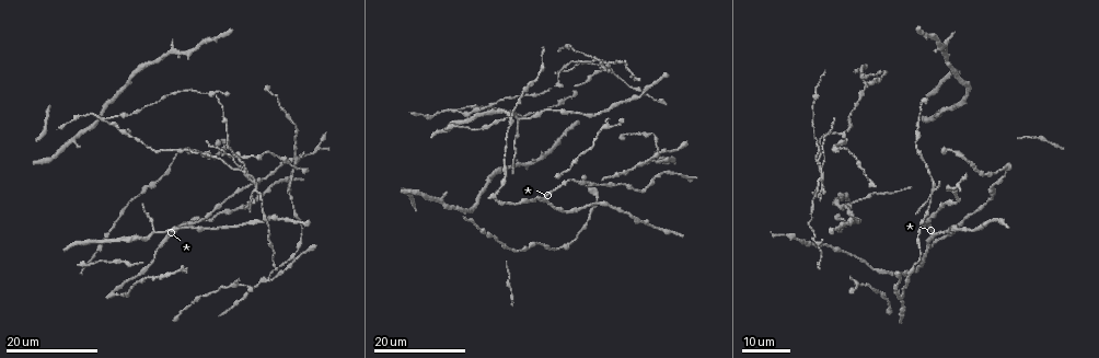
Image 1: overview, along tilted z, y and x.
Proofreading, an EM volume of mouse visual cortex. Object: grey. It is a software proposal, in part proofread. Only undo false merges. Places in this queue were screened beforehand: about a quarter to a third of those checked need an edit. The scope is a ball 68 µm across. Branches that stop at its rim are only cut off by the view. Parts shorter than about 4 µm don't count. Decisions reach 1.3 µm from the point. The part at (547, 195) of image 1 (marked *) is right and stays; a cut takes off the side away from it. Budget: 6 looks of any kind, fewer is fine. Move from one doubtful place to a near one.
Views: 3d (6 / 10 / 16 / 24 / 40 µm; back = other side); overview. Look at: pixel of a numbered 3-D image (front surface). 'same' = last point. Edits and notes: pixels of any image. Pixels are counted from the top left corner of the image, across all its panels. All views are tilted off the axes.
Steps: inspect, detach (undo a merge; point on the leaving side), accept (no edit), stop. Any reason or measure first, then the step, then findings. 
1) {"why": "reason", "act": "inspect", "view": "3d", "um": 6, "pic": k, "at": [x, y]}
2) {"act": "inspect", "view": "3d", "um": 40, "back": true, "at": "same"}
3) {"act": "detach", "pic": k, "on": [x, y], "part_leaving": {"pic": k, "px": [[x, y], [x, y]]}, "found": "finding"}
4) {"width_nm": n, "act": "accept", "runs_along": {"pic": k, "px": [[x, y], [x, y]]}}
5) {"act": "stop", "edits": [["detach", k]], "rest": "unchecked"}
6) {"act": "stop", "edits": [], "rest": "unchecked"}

{"why": "three arms meet", "act": "inspect", "view": "3d", "um": 24, "pic": 1, "at": [156, 231]}

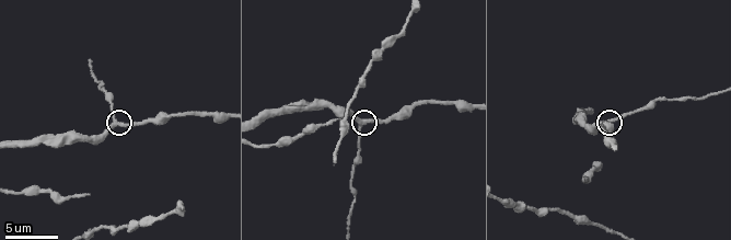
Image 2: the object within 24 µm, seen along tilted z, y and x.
{"act": "inspect", "view": "3d", "um": 10, "pic": 2, "at": [362, 125]}

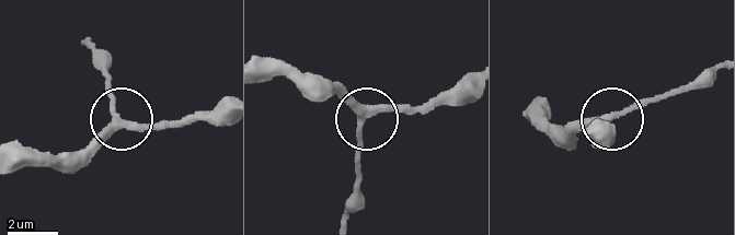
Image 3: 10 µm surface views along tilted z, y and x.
{"act": "accept", "runs_along": {"pic": 3, "px": [[266, 80], [286, 73], [317, 75], [364, 114], [359, 183]]}, "found": "one neuron here"}

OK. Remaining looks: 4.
{"why": "three-way junction", "act": "inspect", "view": "3d", "um": 24, "pic": 1, "at": [103, 117]}

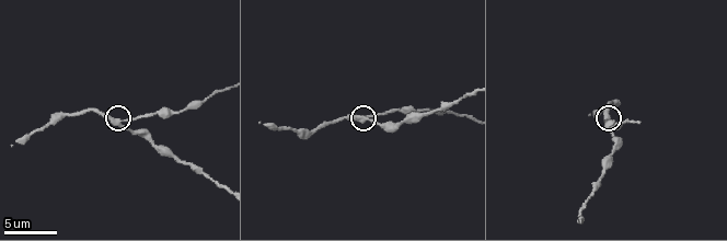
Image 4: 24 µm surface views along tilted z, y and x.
{"act": "inspect", "view": "3d", "um": 10, "pic": 4, "at": [124, 121]}

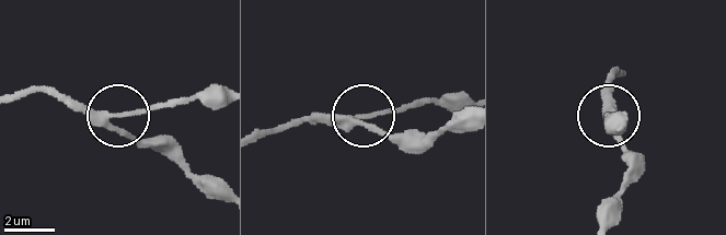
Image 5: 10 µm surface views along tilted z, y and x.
{"arms": 3, "act": "accept", "runs_along": {"pic": 5, "px": [[465, 116], [416, 136], [377, 133], [355, 116], [299, 119]]}, "found": "one neuron here"}

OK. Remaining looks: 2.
{"act": "inspect", "view": "3d", "um": 16, "pic": 1, "at": [286, 221]}

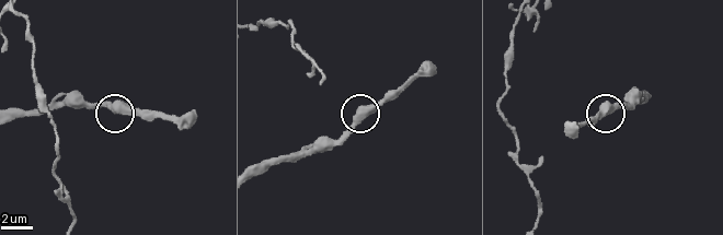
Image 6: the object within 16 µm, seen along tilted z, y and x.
{"act": "inspect", "view": "3d", "um": 6, "pic": 6, "at": [117, 112]}

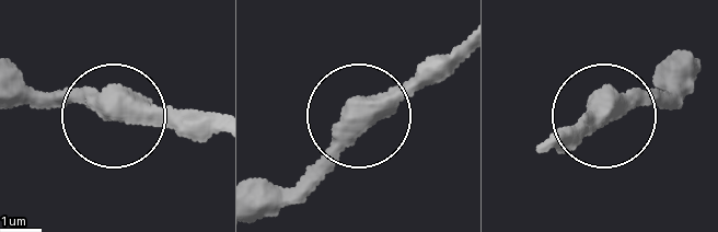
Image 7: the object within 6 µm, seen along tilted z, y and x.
{"act": "accept", "runs_along": {"pic": 7, "px": [[259, 213], [351, 128], [453, 76]]}, "found": "all the same neuron"}

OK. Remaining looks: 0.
{"act": "stop", "edits": [], "rest": "unchecked"}

